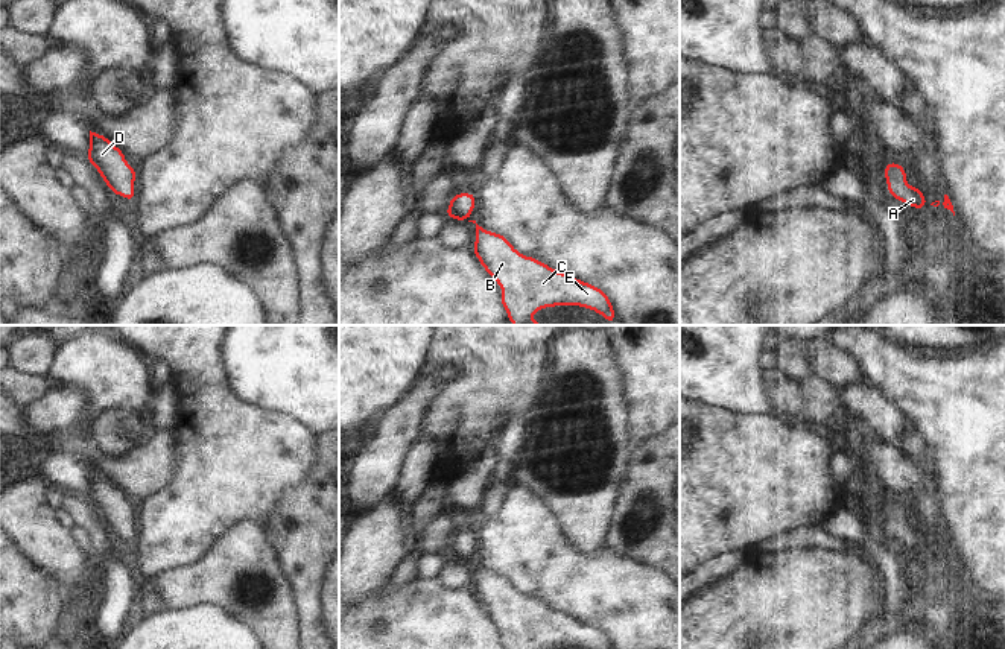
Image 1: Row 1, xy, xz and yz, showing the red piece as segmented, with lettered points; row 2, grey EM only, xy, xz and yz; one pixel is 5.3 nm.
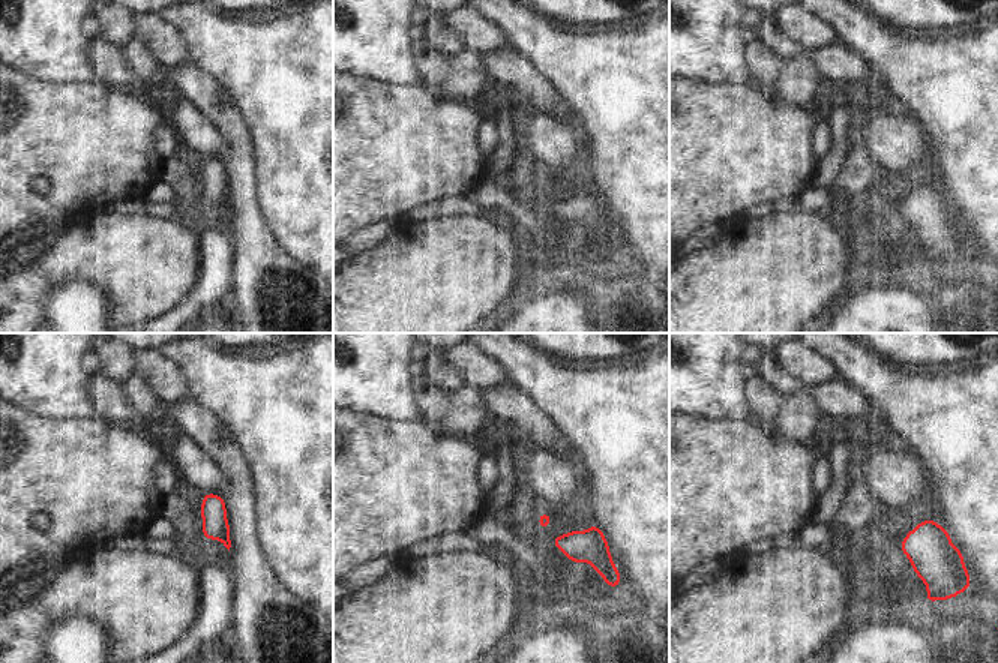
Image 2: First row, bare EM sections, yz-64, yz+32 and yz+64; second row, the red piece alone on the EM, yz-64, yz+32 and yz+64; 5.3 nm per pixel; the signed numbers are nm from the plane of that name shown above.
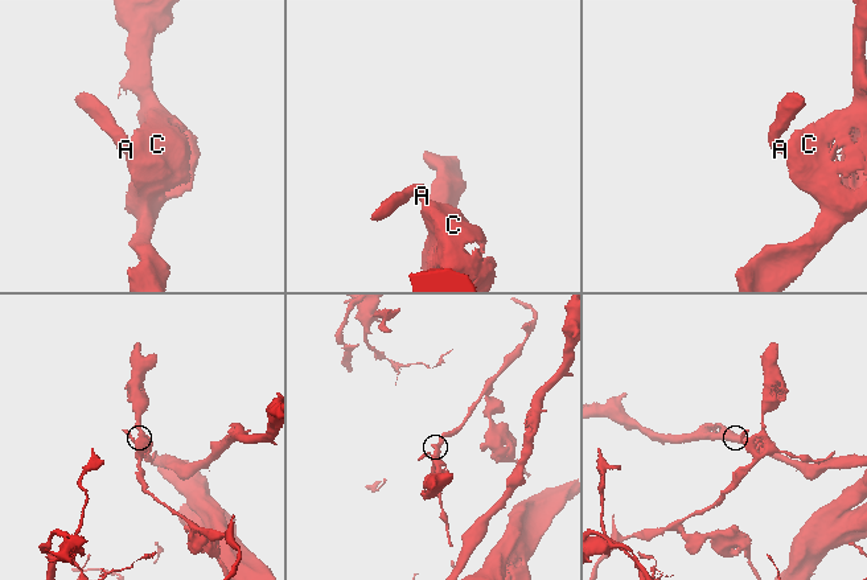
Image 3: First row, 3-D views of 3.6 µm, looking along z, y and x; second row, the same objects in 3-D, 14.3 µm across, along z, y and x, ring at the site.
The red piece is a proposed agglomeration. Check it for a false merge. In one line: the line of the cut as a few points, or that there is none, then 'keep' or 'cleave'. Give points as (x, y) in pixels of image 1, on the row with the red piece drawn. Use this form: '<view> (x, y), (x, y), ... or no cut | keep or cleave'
no cut | keep

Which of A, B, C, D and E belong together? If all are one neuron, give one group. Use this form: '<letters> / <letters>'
A B C D E

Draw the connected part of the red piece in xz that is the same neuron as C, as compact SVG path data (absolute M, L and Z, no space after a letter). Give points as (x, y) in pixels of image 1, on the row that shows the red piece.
M458 193L452 196L445 216L476 225L473 252L490 277L502 286L500 299L508 321L514 325L541 325L541 321L529 319L540 309L579 306L604 315L608 324L616 322L616 312L604 290L520 254L506 236L470 220L474 204L474 193Z

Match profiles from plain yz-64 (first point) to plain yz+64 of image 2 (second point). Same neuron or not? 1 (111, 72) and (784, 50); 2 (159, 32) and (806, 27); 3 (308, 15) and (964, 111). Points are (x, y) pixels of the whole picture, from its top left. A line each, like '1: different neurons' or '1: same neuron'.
1: different neurons
2: same neuron
3: same neuron

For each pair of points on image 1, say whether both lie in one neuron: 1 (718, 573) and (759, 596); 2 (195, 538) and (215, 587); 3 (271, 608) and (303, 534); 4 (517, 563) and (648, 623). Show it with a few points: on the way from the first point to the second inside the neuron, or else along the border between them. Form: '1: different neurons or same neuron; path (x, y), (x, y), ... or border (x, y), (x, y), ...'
1: different neurons; border (747, 558), (730, 573), (706, 585), (695, 596)
2: different neurons; border (228, 531), (196, 561), (171, 570)
3: different neurons; border (280, 566), (286, 573)
4: same neuron; path (549, 569), (569, 581), (599, 587), (616, 595)

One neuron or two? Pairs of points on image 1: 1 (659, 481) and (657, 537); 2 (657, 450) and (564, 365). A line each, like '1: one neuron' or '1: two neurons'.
1: one neuron
2: two neurons

